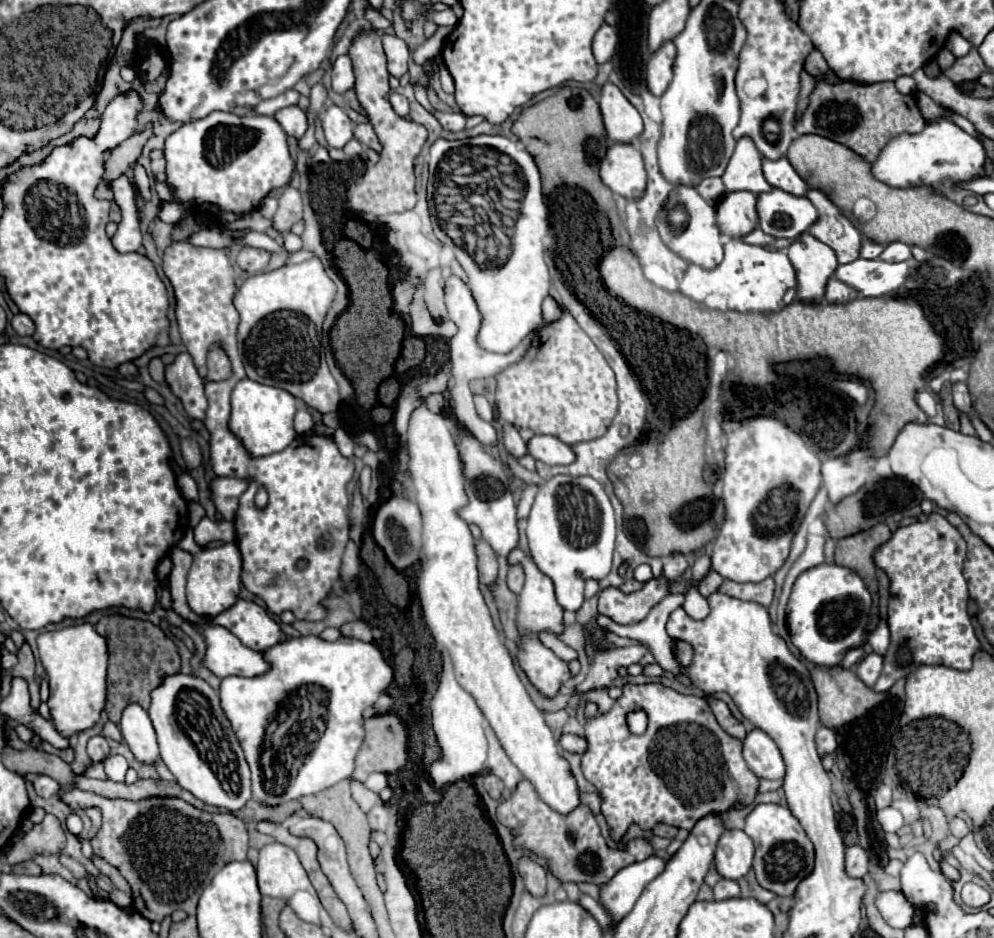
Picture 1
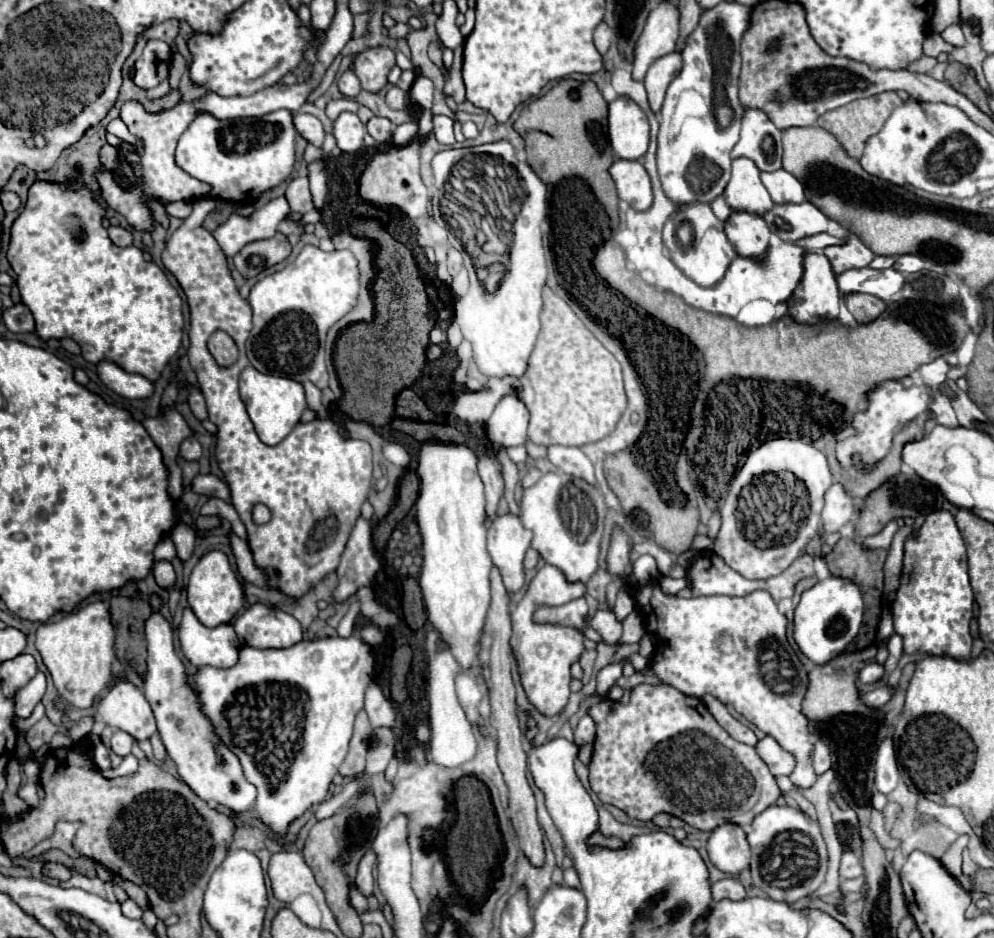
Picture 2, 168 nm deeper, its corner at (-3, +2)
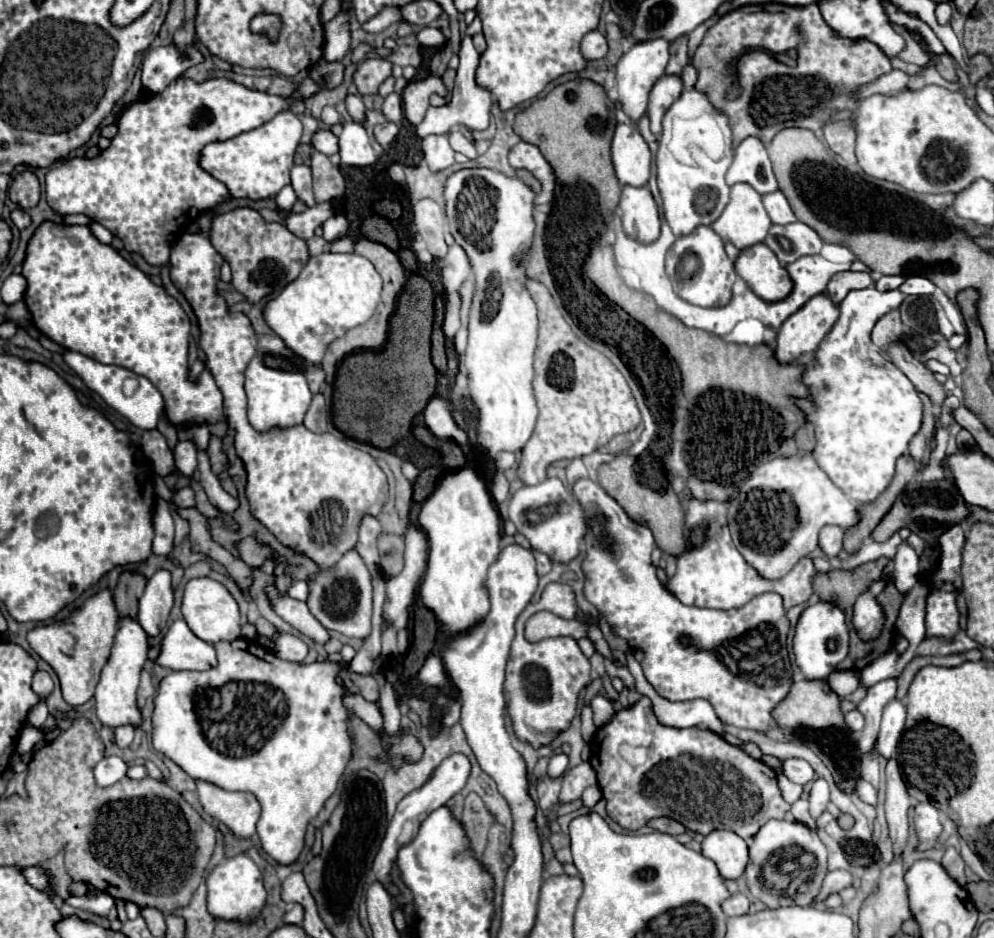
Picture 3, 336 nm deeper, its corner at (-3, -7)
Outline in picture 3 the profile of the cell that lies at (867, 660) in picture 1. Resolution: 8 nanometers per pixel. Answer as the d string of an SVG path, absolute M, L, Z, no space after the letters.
M883 680L883 682L877 682L875 686L867 688L865 698L859 702L857 710L865 716L865 730L859 738L861 752L871 750L871 746L879 734L881 712L895 698L895 690L897 690L897 680Z

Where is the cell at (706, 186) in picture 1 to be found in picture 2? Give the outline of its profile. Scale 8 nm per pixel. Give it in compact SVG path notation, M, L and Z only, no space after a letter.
M717 197L717 201L713 201L711 203L711 209L713 209L713 213L717 215L717 219L721 219L723 223L729 219L729 215L731 215L731 209L725 205L725 199L723 197Z

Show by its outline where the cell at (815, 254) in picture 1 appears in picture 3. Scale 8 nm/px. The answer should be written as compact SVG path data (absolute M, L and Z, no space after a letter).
M827 294L813 296L801 310L791 314L781 324L779 334L777 334L777 348L775 348L777 360L785 364L785 362L795 362L797 358L801 358L801 354L813 354L819 348L819 344L823 342L823 338L829 334L837 318L839 318L839 306L835 302L829 302Z

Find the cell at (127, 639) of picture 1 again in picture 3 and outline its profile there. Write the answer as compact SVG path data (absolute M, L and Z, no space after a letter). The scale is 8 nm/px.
M123 572L119 576L117 588L113 590L113 600L119 612L119 618L133 618L137 620L137 610L139 610L139 598L145 590L147 580L139 574L133 572Z

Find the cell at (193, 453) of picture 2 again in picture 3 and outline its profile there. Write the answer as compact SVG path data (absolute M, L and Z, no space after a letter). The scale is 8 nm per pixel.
M179 442L173 450L175 466L183 476L193 476L197 470L197 450L193 442Z

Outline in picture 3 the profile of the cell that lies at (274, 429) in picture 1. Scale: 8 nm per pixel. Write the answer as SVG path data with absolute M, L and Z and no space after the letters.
M267 334L259 338L259 346L257 346L257 354L255 358L249 362L247 370L245 370L245 392L249 398L247 404L247 416L249 416L249 424L257 430L257 432L269 432L273 428L289 428L289 426L299 426L303 422L303 416L311 404L311 390L307 386L305 374L303 372L281 372L281 370L271 370L265 368L261 364L261 352L271 352L271 354L279 354L279 356L289 356L291 352L285 348L283 340Z

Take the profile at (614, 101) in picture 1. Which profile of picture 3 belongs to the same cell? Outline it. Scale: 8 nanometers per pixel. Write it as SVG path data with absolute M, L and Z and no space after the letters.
M619 122L615 128L611 158L621 184L645 186L651 174L651 152L645 138L629 122Z

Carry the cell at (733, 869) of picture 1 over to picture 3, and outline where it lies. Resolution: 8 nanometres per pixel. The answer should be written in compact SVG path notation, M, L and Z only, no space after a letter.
M713 830L703 838L703 854L715 862L723 878L737 880L747 866L747 844L731 830Z

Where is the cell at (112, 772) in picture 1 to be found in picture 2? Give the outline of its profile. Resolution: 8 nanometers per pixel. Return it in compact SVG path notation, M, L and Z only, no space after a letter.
M115 731L113 733L113 737L111 737L111 749L117 753L117 755L121 755L121 757L125 757L125 755L129 755L131 753L131 745L135 743L135 739L129 735L129 733L125 733L125 731Z

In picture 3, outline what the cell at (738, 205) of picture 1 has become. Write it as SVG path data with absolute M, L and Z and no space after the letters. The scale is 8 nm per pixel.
M765 242L741 250L735 260L735 270L747 286L767 302L783 300L793 288L787 270L777 262L777 256Z

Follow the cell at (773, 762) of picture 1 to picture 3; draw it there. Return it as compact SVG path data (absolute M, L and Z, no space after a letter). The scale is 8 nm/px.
M799 758L783 760L781 762L781 772L791 782L797 782L797 784L807 784L807 782L813 780L813 768L805 760L799 760Z

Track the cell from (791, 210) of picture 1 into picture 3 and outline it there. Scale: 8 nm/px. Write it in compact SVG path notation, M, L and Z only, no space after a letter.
M799 220L785 226L773 224L765 242L775 252L781 264L789 264L807 254L819 254L823 248L821 236L811 226L805 226Z

